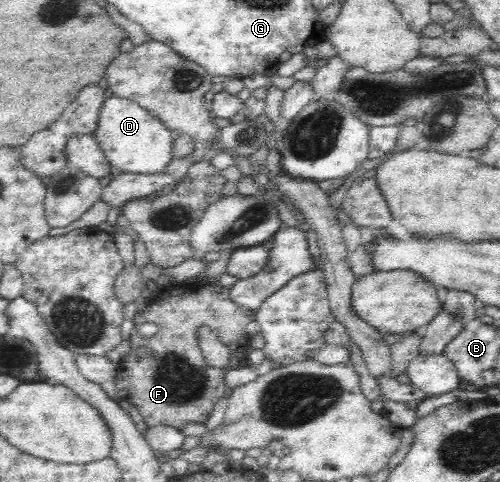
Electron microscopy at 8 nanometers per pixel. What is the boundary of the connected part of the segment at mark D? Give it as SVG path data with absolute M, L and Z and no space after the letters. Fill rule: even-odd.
M112 95L107 98L100 111L95 137L106 160L122 173L151 175L163 173L173 158L171 130L144 107Z

